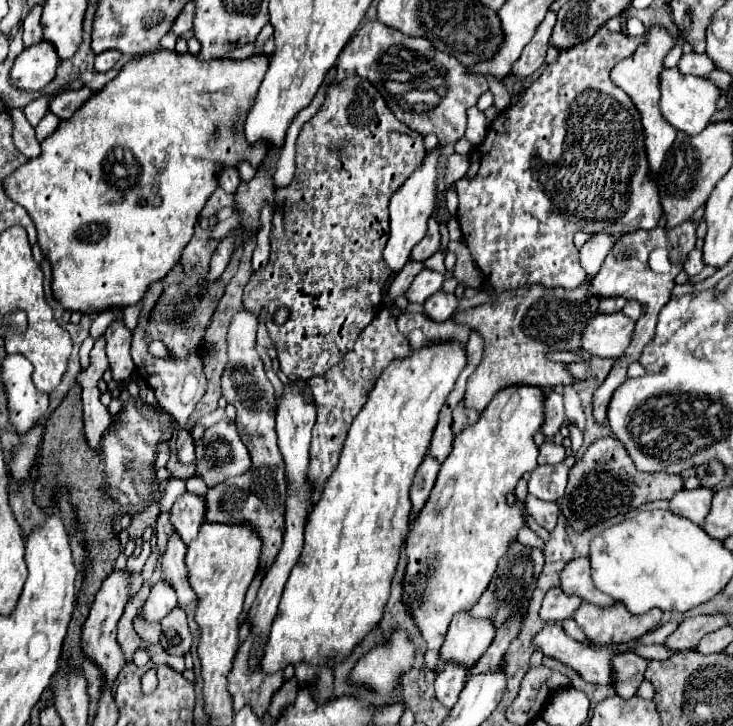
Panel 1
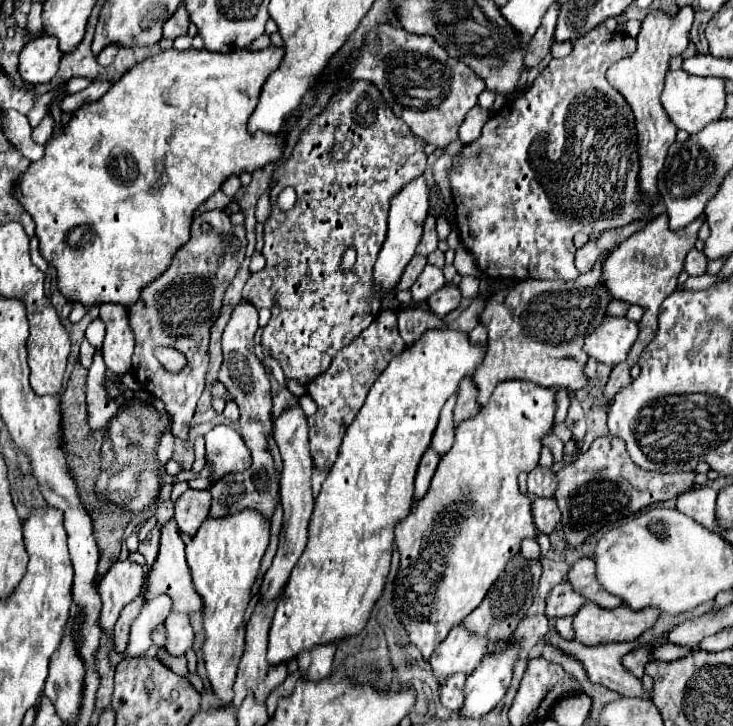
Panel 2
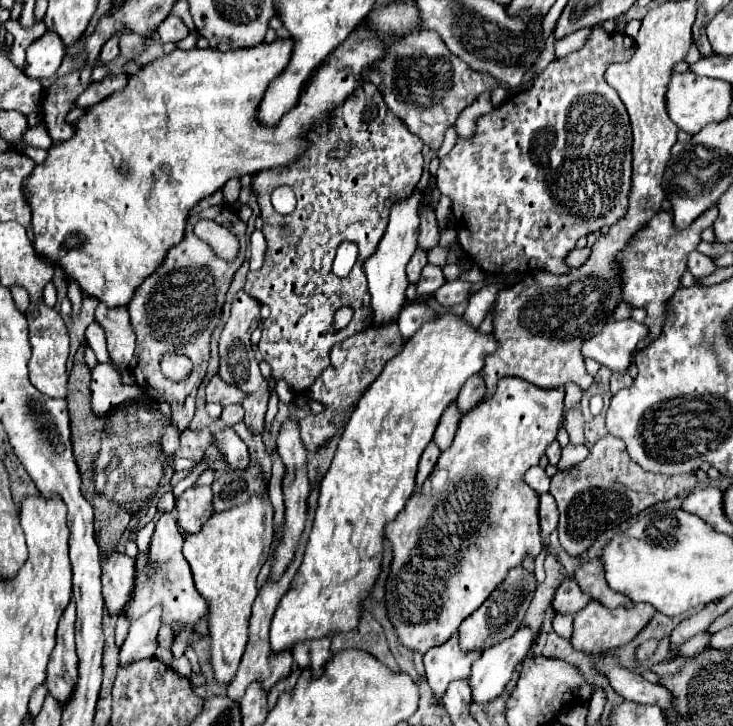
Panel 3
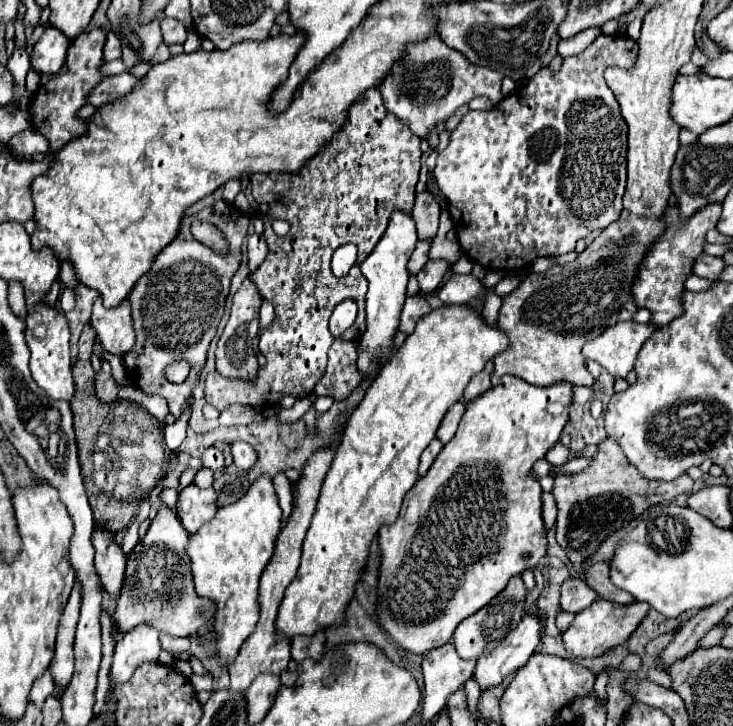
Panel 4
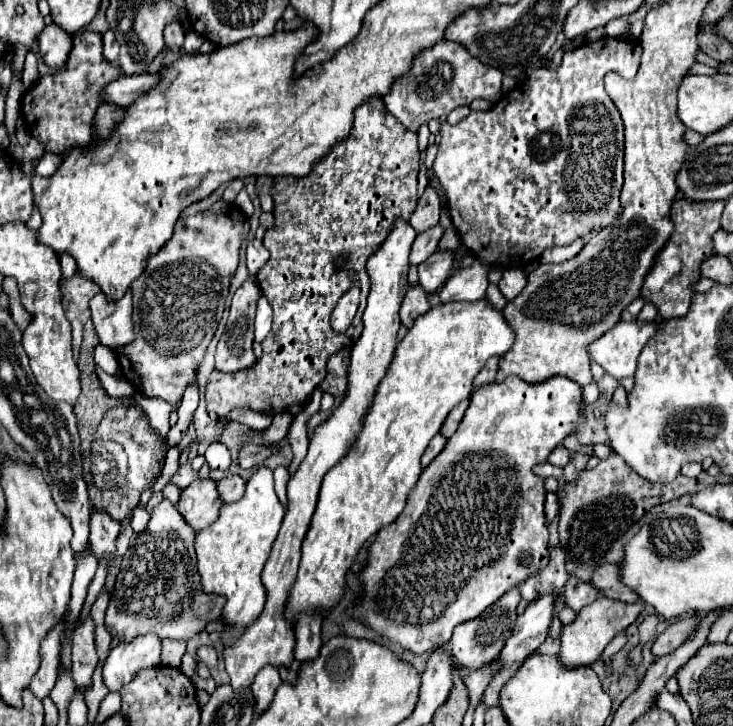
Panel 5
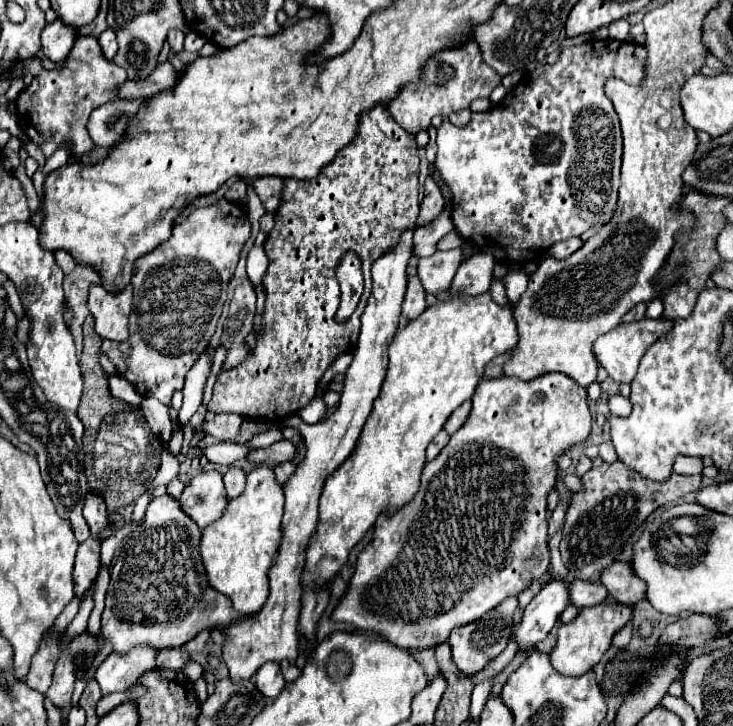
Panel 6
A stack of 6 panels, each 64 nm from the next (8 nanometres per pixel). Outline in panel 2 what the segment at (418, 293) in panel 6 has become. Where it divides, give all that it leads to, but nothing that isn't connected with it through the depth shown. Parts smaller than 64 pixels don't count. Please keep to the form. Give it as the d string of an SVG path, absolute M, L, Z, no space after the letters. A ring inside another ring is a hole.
M410 308L398 314L398 330L406 344L414 344L416 338L420 338L426 330L432 328L446 328L446 326L444 320L438 320L434 314L430 314L430 310Z

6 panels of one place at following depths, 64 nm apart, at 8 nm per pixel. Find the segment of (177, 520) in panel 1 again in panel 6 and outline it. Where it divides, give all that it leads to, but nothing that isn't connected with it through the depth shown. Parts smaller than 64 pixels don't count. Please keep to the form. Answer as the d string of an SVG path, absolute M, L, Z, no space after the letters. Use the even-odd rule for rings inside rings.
M212 470L194 476L178 502L184 514L188 514L200 528L206 528L224 514L228 504L222 474Z

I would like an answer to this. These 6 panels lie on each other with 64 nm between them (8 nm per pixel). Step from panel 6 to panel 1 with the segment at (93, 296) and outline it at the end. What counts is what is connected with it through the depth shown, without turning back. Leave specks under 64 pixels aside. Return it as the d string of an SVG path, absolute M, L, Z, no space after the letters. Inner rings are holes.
M114 320L106 330L106 352L110 360L110 372L116 382L126 382L134 370L130 356L132 334L122 320Z

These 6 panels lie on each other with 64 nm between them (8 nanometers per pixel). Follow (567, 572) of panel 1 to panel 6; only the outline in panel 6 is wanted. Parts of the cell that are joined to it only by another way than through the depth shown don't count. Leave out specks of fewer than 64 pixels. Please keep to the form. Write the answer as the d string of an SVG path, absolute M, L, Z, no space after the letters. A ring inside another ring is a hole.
M612 562L602 570L598 582L604 584L608 596L620 604L634 606L644 600L644 582L640 582L640 578L632 578L628 562Z

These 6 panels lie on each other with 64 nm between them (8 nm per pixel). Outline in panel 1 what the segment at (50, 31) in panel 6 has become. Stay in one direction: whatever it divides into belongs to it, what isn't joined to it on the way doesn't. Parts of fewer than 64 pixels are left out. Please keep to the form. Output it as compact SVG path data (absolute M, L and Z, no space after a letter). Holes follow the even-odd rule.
M38 42L16 58L10 70L10 84L22 92L38 92L54 78L58 62L56 50L48 42Z

